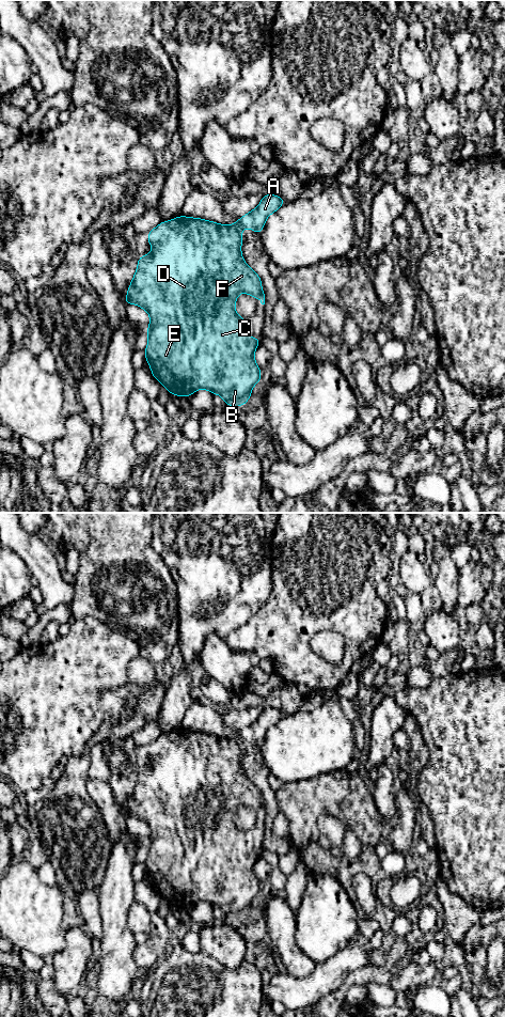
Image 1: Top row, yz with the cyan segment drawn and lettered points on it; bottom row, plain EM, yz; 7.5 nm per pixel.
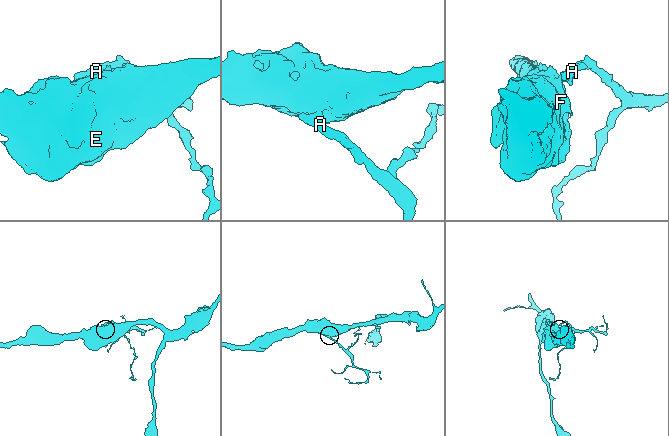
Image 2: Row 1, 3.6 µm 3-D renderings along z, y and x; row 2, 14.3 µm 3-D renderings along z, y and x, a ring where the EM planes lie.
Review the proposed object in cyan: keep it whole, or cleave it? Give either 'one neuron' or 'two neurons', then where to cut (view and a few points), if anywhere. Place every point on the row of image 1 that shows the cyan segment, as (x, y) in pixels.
two neurons; cut in yz along (235, 223), (240, 229)

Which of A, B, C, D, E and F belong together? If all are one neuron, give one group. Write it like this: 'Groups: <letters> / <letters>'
Groups: A / B C D E F

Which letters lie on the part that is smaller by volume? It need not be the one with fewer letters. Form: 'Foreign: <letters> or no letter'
Foreign: A

